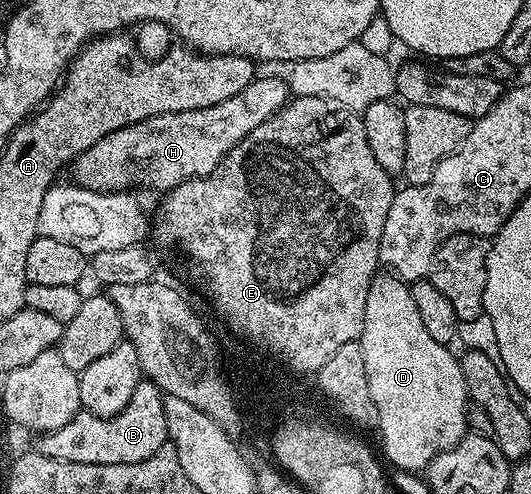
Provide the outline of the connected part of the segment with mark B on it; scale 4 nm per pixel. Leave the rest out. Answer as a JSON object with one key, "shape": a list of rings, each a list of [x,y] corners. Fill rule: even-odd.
{"shape":[[[140,379],[129,406],[121,414],[101,418],[92,412],[80,411],[65,426],[38,437],[37,450],[42,456],[57,458],[65,462],[89,462],[90,464],[128,464],[145,462],[149,454],[157,454],[161,446],[168,443],[167,419],[163,405],[164,393],[153,381]]]}

